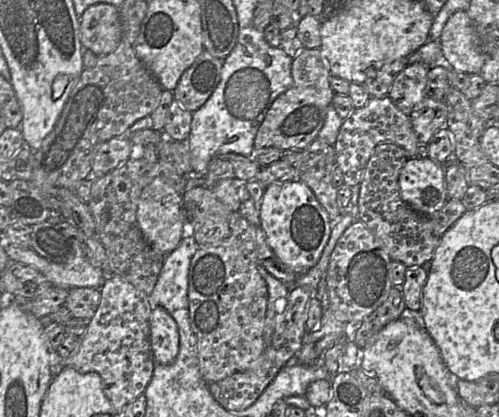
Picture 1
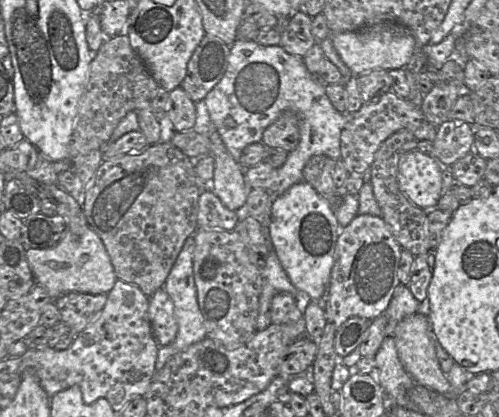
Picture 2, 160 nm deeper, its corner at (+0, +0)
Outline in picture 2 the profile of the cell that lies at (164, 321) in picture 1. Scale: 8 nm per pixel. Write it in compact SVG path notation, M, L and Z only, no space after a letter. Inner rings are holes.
M163 287L149 299L149 320L159 346L167 346L174 341L178 323L174 314L173 302Z

